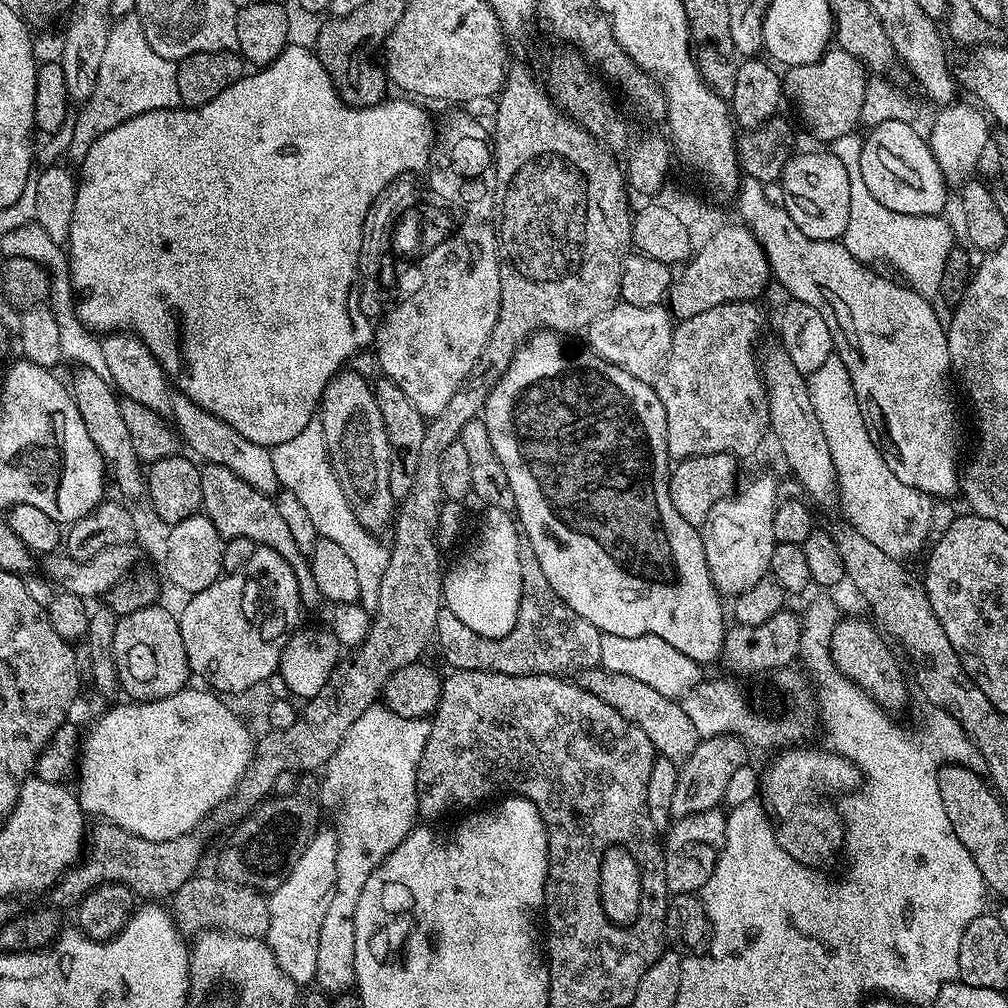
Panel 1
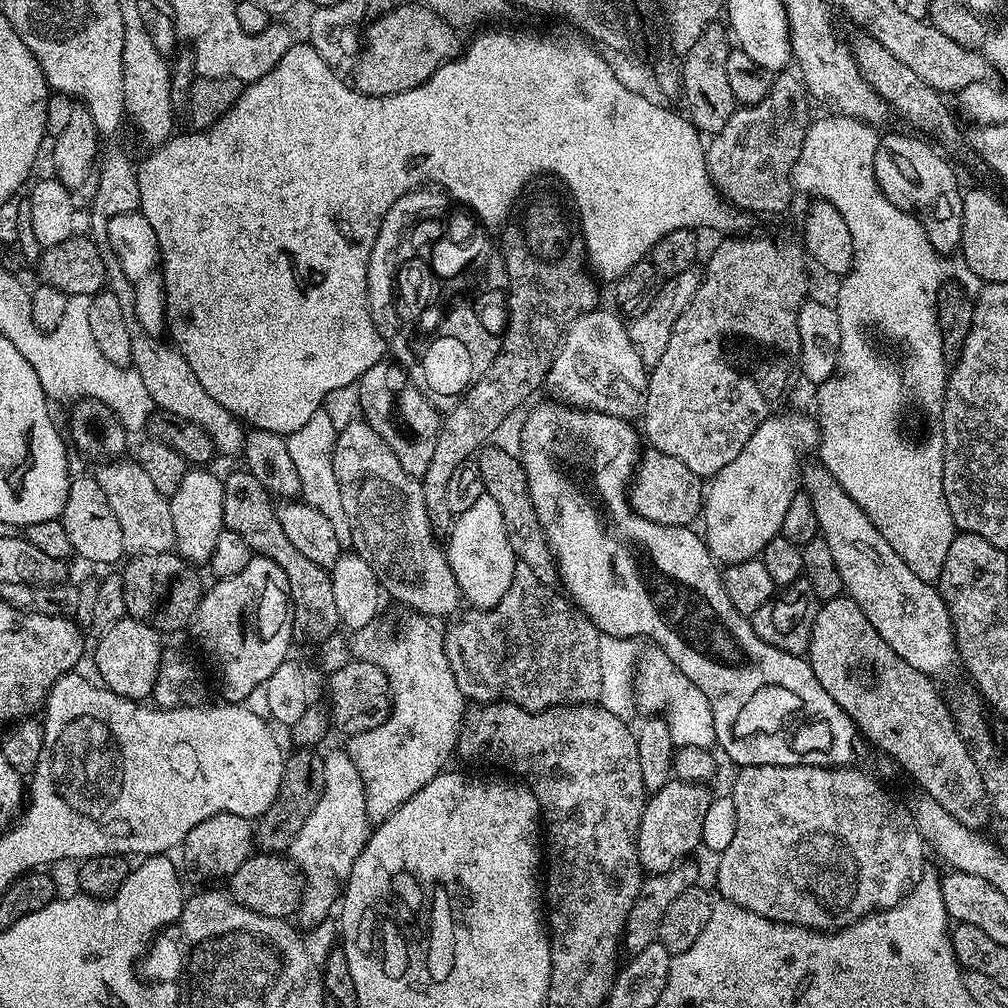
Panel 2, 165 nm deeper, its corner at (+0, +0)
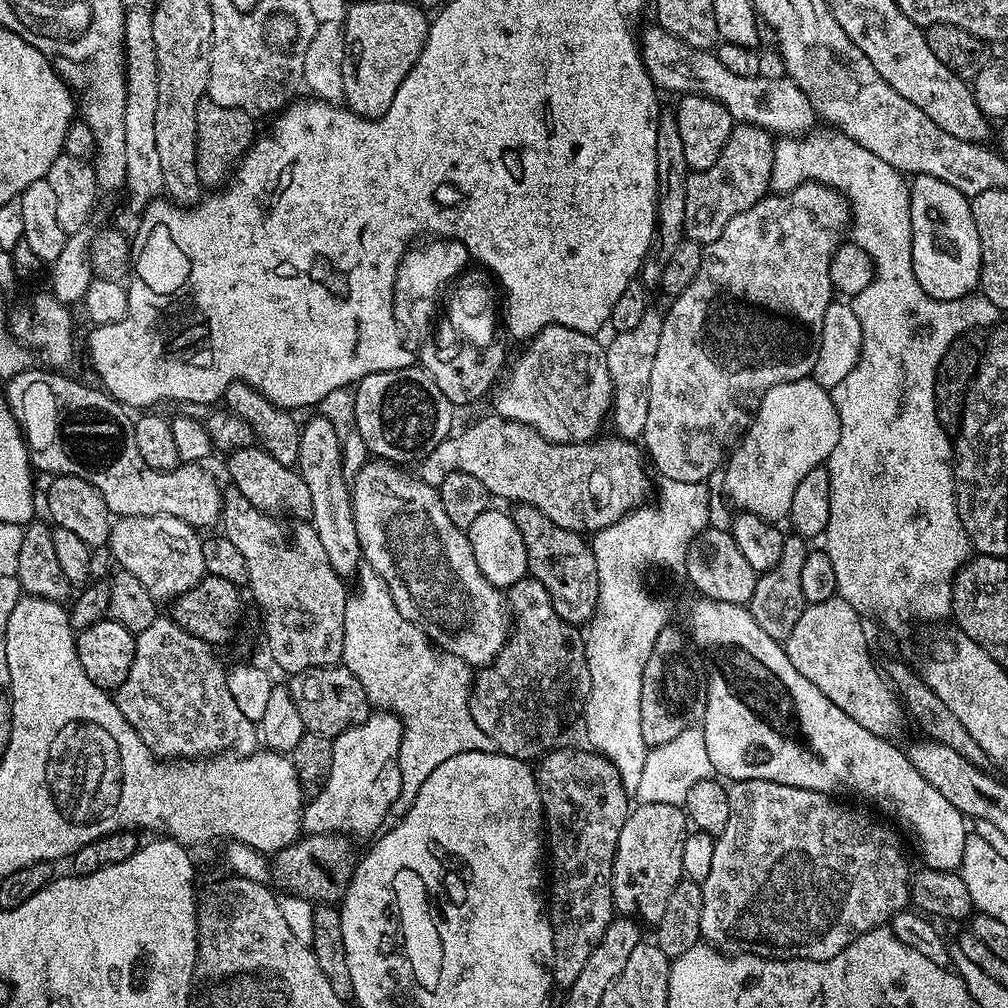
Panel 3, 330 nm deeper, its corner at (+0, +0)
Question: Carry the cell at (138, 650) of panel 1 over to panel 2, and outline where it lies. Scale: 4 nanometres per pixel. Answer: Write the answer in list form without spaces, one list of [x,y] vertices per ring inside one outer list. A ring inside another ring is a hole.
[[[125,618],[122,622],[110,626],[110,630],[106,630],[106,634],[102,634],[95,641],[99,683],[114,694],[125,696],[127,700],[147,701],[156,691],[160,660],[166,651],[165,645],[160,645],[160,640],[161,633],[131,618]]]

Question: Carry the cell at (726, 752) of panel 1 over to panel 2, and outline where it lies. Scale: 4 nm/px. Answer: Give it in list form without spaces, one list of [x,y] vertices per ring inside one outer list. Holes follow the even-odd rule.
[[[670,782],[647,797],[636,839],[636,853],[645,873],[668,872],[701,847],[702,822],[714,797],[706,789],[703,783]]]

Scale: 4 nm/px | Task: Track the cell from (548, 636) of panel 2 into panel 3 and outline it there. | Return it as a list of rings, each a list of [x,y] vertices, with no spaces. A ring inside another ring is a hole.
[[[530,574],[524,576],[506,590],[506,603],[510,613],[508,640],[492,663],[483,665],[473,675],[468,705],[474,722],[478,722],[478,730],[490,738],[495,751],[532,762],[543,757],[557,743],[555,740],[559,738],[564,723],[583,709],[584,699],[590,694],[590,670],[584,653],[584,636],[576,633],[579,632],[577,625],[567,624],[557,614],[542,582]]]

